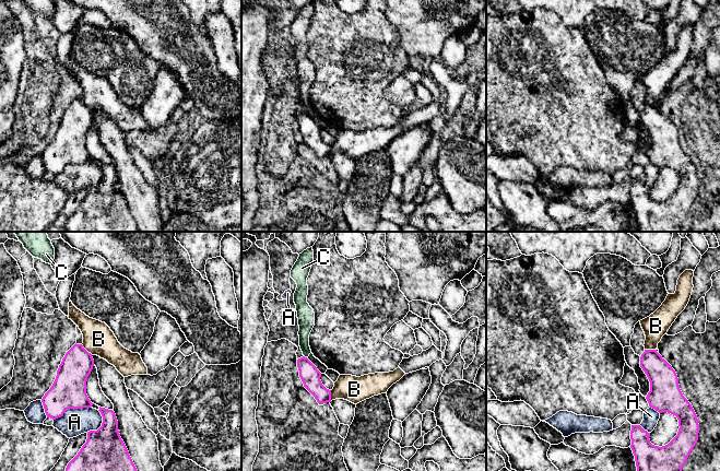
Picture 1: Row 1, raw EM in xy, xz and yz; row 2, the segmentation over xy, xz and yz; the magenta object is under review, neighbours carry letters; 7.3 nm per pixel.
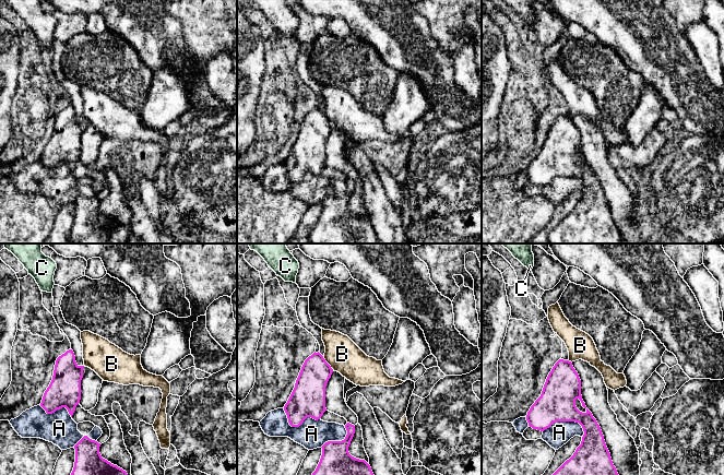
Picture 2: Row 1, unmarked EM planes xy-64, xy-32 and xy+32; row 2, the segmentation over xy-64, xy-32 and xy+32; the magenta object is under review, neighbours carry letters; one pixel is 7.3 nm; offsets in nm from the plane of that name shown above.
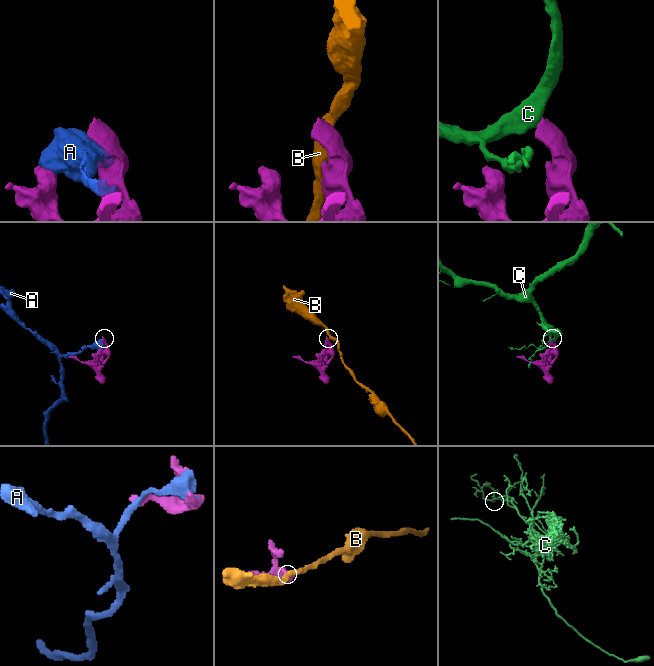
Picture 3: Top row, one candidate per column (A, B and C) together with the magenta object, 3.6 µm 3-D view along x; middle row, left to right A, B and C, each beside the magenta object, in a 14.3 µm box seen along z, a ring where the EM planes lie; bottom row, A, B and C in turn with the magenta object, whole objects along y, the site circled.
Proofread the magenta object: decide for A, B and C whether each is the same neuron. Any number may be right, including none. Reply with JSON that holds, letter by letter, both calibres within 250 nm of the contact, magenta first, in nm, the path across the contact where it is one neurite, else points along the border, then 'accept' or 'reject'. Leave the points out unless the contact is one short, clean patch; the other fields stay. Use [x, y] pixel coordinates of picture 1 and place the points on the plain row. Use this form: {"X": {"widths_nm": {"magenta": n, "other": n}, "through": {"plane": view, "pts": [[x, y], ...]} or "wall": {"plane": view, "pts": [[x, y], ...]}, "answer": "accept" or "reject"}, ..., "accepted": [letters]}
{"A": {"widths_nm": {"magenta": 260, "other": 200}, "answer": "reject"}, "B": {"widths_nm": {"magenta": 220, "other": 220}, "wall": {"plane": "xy", "pts": [[81, 99], [92, 109]]}, "answer": "reject"}, "C": {"widths_nm": {"magenta": 140, "other": 120}, "wall": {"plane": "xz", "pts": [[304, 110], [306, 113]]}, "answer": "reject"}, "accepted": []}

